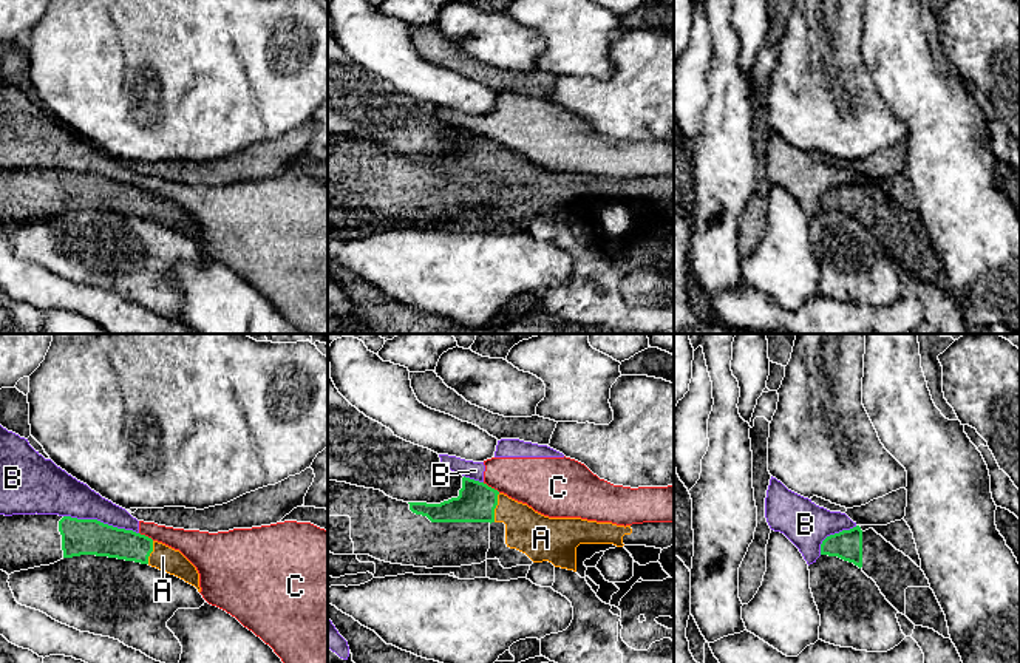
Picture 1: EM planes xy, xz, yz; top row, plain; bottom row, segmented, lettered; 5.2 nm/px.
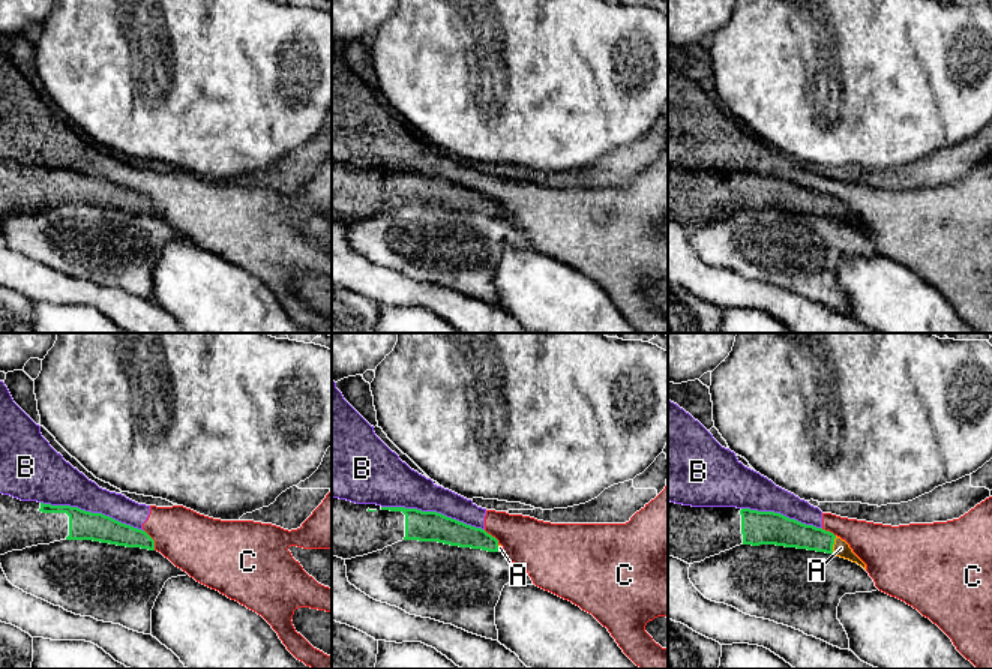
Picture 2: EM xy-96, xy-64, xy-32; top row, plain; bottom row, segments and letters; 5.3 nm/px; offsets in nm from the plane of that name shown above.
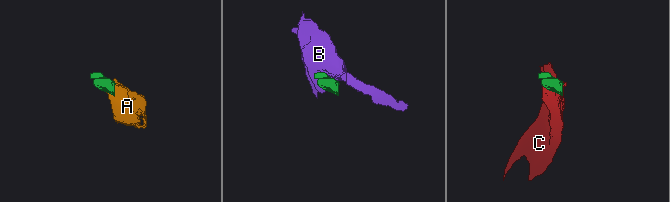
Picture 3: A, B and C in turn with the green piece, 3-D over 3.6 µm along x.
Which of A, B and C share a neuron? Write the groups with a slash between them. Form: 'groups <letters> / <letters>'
groups A / B C

